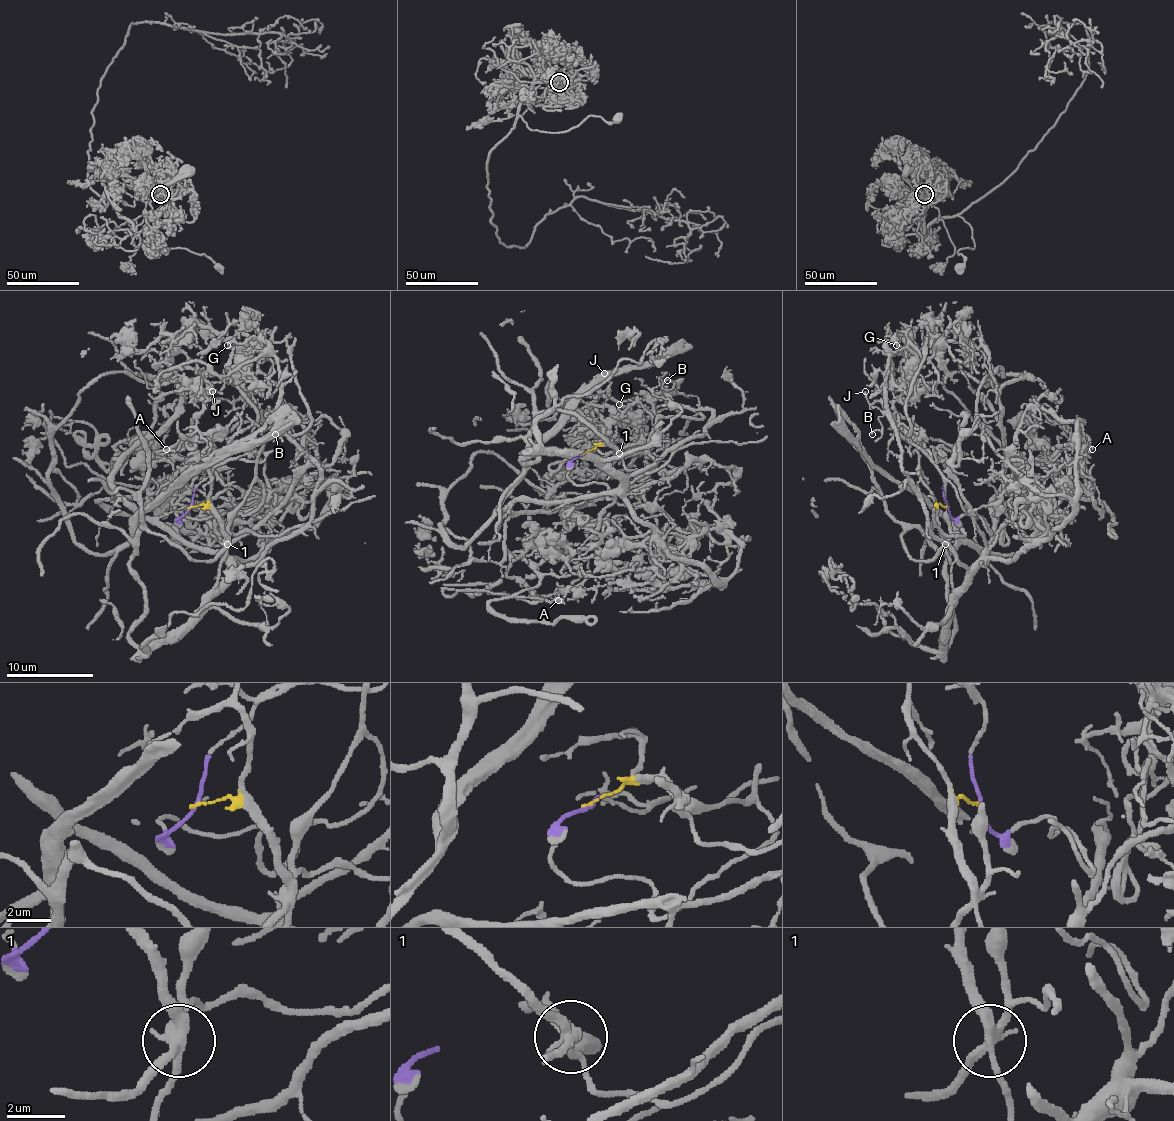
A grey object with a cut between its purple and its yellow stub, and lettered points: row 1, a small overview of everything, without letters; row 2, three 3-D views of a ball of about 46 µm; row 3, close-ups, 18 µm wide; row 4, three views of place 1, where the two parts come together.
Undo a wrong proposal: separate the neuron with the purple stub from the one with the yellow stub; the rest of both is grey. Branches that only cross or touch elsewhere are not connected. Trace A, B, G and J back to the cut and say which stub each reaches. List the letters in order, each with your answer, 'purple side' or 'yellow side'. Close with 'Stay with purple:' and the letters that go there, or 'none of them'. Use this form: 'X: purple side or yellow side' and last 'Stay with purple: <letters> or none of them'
A: yellow side
B: yellow side
G: purple side
J: purple side
Stay with purple: G, J

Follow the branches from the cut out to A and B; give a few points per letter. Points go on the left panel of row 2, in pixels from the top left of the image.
A: (190, 508), (227, 540), (216, 588), (220, 557), (114, 488), (114, 449), (166, 449)
B: (190, 508), (205, 506), (227, 540), (218, 588), (307, 523), (320, 467), (272, 415), (274, 434)

